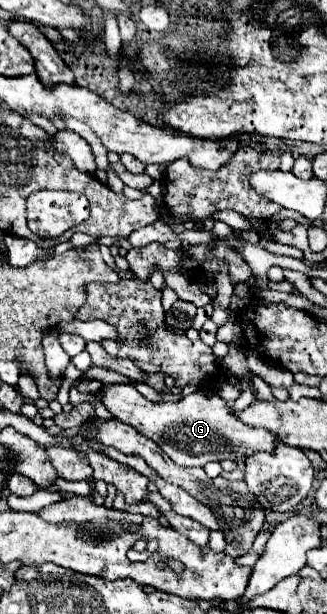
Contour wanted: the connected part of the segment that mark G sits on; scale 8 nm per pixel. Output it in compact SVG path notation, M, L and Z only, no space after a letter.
M109 385L103 387L103 405L115 415L115 419L129 423L139 433L153 439L177 465L203 467L209 461L245 461L245 455L253 455L257 451L273 453L277 443L281 443L275 433L241 423L227 403L211 391L195 391L177 403L153 403L147 401L133 385Z

